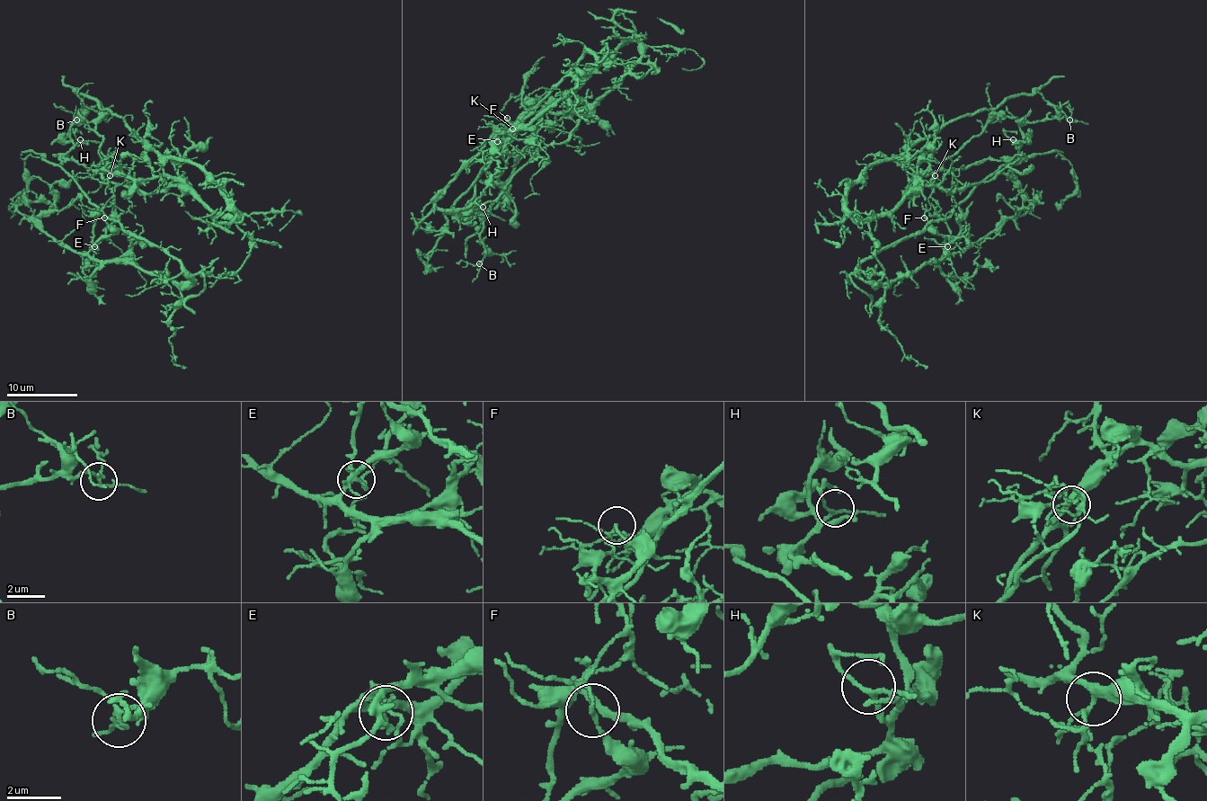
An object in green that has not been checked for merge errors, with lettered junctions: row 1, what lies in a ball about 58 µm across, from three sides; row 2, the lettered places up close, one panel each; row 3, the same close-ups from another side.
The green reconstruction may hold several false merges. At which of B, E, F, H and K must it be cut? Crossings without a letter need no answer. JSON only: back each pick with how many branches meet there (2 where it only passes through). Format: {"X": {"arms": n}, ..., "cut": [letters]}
{"F": {"arms": 2}, "cut": ["F"]}

